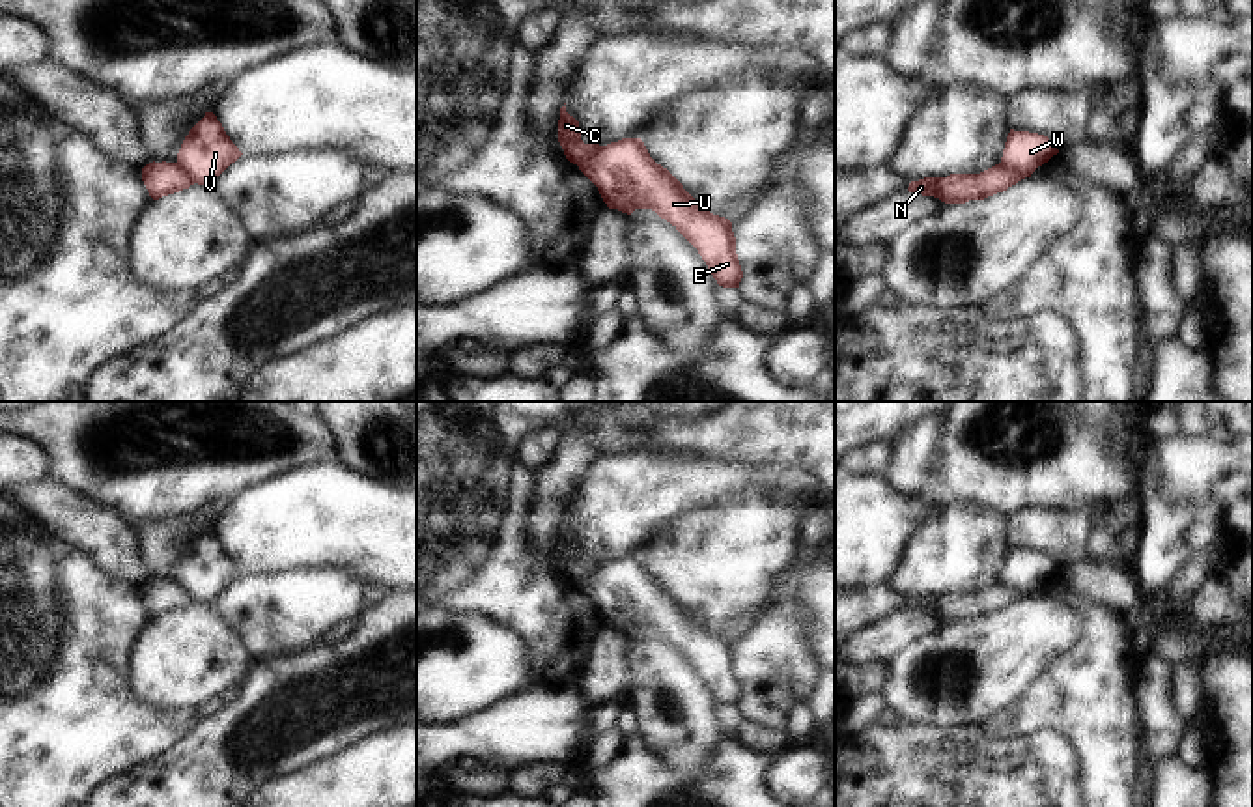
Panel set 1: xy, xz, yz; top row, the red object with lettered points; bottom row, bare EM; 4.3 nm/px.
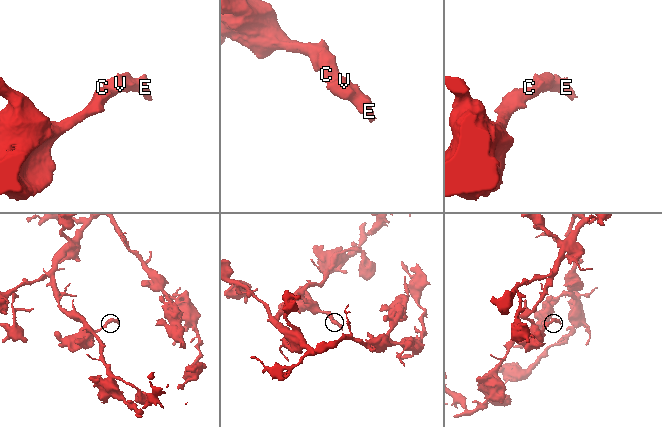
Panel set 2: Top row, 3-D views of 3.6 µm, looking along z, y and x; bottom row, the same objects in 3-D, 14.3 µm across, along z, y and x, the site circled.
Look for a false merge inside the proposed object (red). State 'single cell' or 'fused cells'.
fused cells

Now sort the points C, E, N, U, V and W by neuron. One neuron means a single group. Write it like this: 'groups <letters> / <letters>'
groups C N / E U V W

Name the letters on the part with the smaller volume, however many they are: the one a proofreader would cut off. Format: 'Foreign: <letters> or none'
Foreign: E, U, V, W

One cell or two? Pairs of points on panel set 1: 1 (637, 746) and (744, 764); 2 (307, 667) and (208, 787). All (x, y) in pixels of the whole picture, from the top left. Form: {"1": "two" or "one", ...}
{"1": "one", "2": "one"}

